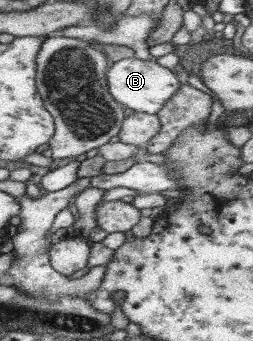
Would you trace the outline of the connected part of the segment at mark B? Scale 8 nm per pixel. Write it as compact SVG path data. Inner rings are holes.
M123 58L109 63L106 71L106 85L109 94L119 104L135 112L146 112L156 115L157 111L169 100L180 85L174 70L167 70L156 62L137 60L137 58Z

